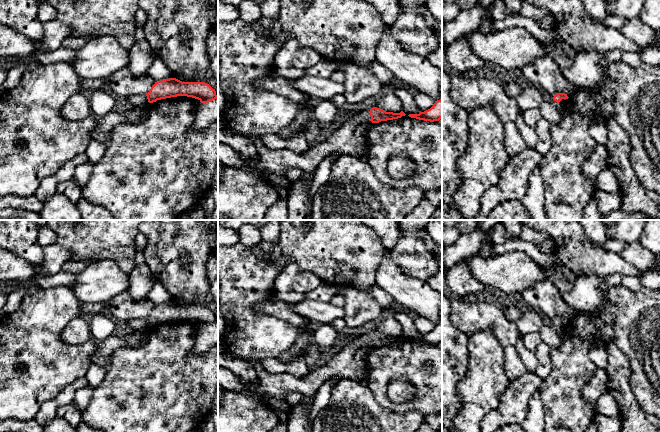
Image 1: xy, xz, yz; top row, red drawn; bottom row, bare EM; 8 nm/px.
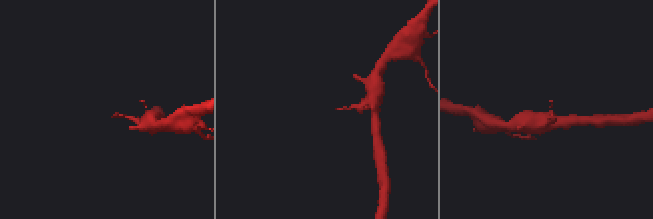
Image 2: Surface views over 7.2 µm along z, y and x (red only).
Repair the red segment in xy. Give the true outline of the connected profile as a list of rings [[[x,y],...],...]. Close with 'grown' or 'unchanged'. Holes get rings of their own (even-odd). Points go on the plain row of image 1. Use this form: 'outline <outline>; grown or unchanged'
outline [[[169,302],[155,306],[146,319],[132,319],[126,323],[132,330],[145,332],[148,327],[177,320],[192,321],[204,328],[218,322],[215,313],[205,306],[182,306]]]; grown

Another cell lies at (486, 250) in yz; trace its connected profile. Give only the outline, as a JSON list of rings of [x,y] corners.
[[[487,241],[485,242],[480,251],[478,253],[475,253],[471,256],[476,256],[476,255],[480,255],[480,256],[483,256],[485,258],[489,257],[489,256],[494,256],[494,254],[492,253],[492,246],[493,246],[493,242],[492,241]]]

